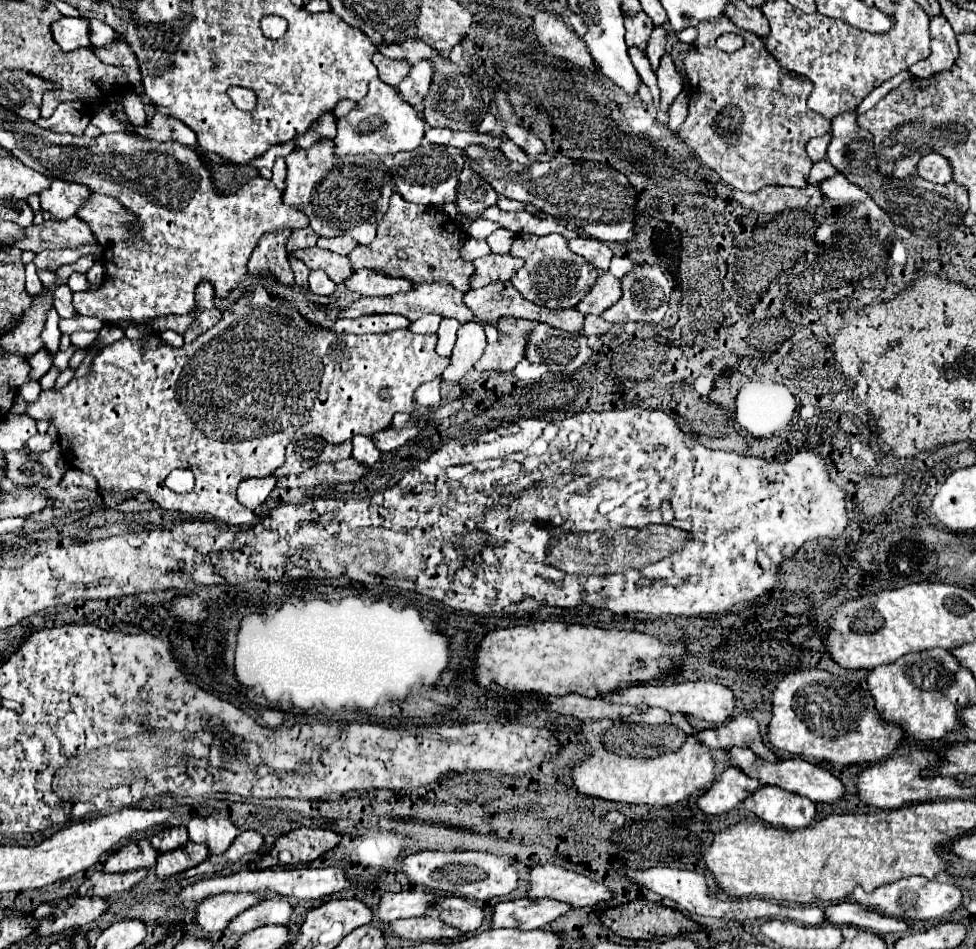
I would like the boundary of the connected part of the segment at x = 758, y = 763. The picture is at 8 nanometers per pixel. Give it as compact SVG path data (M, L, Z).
M739 748L739 750L729 750L731 754L731 764L733 766L739 766L745 770L745 774L749 774L751 778L757 778L759 782L763 784L773 784L773 786L779 786L783 790L789 790L789 792L795 792L795 794L801 794L813 802L837 802L845 796L845 784L835 776L831 774L827 768L823 766L817 766L817 764L811 764L803 758L791 758L791 760L779 760L777 764L771 764L759 756L755 756L753 750L747 750L747 748Z

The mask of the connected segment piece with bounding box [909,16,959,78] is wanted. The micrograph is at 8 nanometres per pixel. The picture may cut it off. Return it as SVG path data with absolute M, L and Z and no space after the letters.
M943 16L931 18L931 54L911 66L911 74L915 78L931 78L931 74L939 74L943 70L951 70L959 56L957 34L951 30L951 24Z

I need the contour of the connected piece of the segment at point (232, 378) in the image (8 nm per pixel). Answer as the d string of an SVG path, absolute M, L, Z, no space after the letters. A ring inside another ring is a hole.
M251 286L249 294L245 294L245 298L241 298L235 306L231 306L229 310L223 312L223 320L229 318L231 324L219 322L223 326L213 326L211 330L207 330L205 334L201 334L195 342L185 344L183 348L171 348L167 344L161 342L159 336L151 336L143 342L135 342L129 338L121 338L119 342L105 346L93 360L93 368L91 374L79 380L71 380L63 390L55 392L55 390L41 390L39 398L29 404L27 414L33 420L53 420L59 432L59 444L63 450L65 460L83 470L85 474L91 474L97 478L99 486L103 490L117 490L117 492L127 492L127 490L141 490L147 492L151 496L153 502L157 502L163 510L177 510L177 512L199 512L199 514L211 514L213 518L231 524L231 526L239 526L239 524L251 524L253 520L253 512L245 506L241 506L241 502L237 500L237 486L239 482L243 482L245 478L261 478L261 476L269 476L271 470L279 468L285 462L285 446L295 438L303 438L303 436L321 436L331 444L339 444L345 440L351 440L357 434L363 436L373 436L379 430L385 430L391 426L391 418L397 412L415 412L417 404L415 404L415 390L425 384L431 382L435 378L439 378L443 374L443 370L451 364L451 358L447 356L439 356L435 352L437 346L437 334L413 334L411 330L393 330L387 334L363 334L363 336L355 336L355 334L335 334L335 332L327 332L323 328L317 328L315 324L311 324L309 320L305 320L293 306L293 302L287 302L283 298L275 298L271 296L263 286ZM381 388L391 388L391 396L385 400L379 396ZM175 468L189 468L191 472L195 472L195 488L189 494L177 494L169 488L165 488L165 478L171 470Z

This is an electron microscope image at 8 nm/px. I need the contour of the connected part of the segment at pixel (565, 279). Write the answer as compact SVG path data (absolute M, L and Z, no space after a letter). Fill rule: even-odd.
M560 234L551 236L517 235L510 250L511 255L527 258L525 266L511 278L513 286L531 302L547 308L573 308L593 288L597 280L597 268L583 256L569 250L568 241Z

